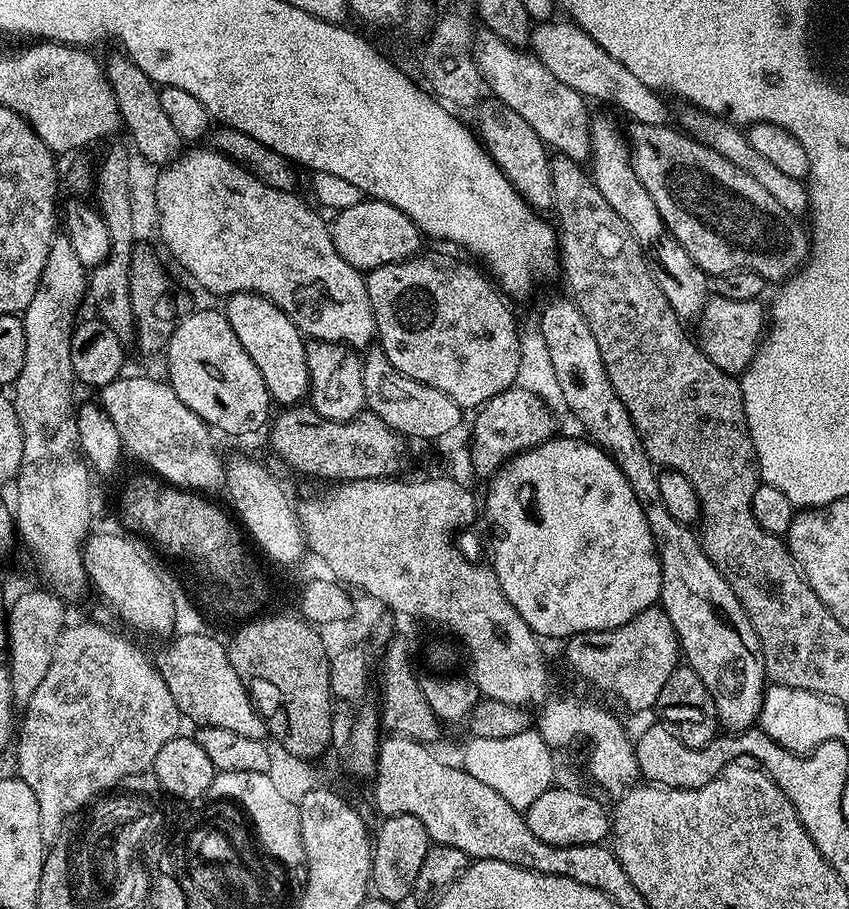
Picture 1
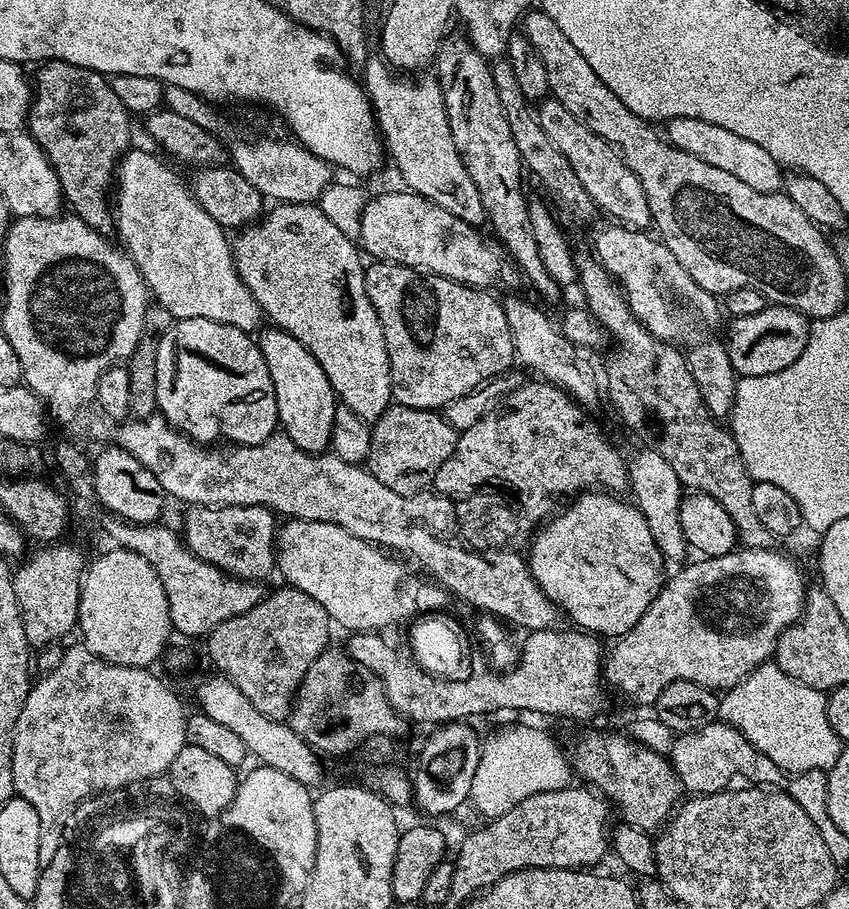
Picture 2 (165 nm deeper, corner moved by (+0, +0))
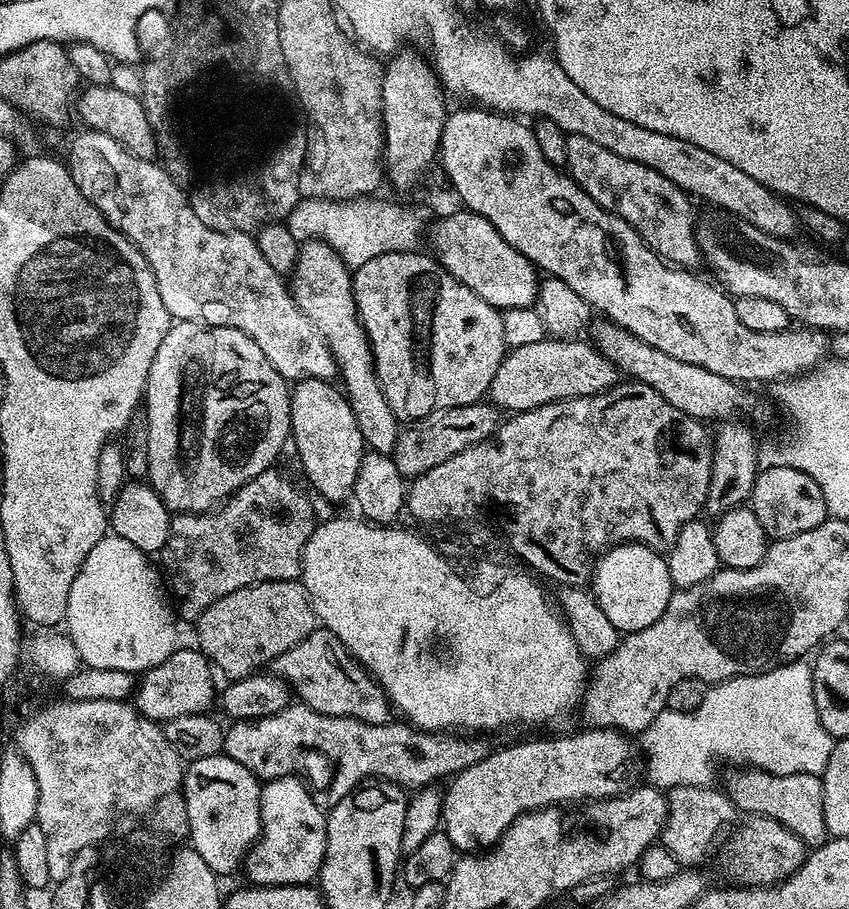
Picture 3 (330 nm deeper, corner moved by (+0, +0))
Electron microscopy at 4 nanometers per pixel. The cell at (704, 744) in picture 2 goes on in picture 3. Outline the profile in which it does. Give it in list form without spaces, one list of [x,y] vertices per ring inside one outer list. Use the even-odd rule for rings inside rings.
[[[760,768],[736,770],[728,780],[726,791],[737,810],[769,816],[792,831],[809,849],[821,848],[830,838],[824,813],[824,781],[814,774],[774,774]]]

